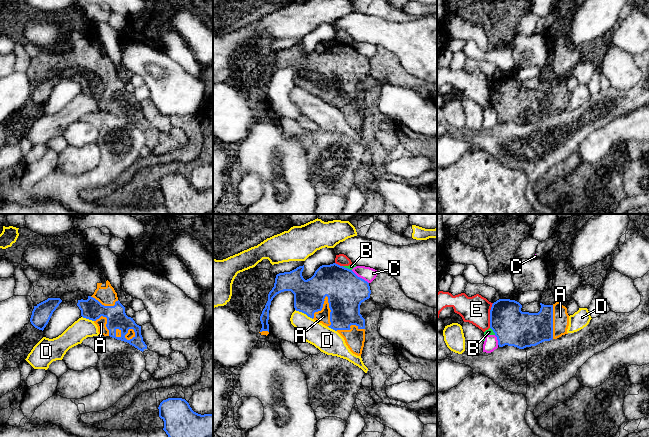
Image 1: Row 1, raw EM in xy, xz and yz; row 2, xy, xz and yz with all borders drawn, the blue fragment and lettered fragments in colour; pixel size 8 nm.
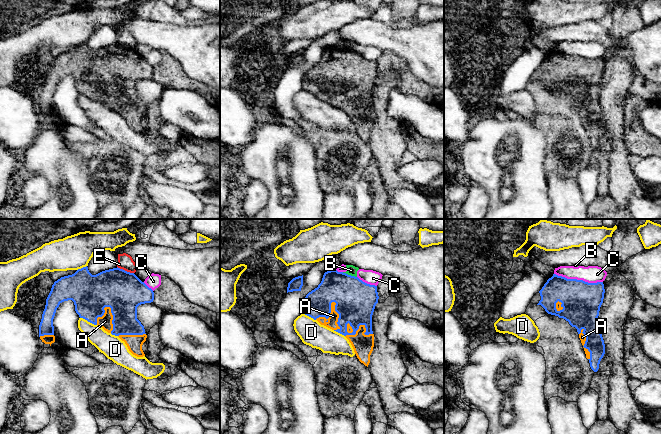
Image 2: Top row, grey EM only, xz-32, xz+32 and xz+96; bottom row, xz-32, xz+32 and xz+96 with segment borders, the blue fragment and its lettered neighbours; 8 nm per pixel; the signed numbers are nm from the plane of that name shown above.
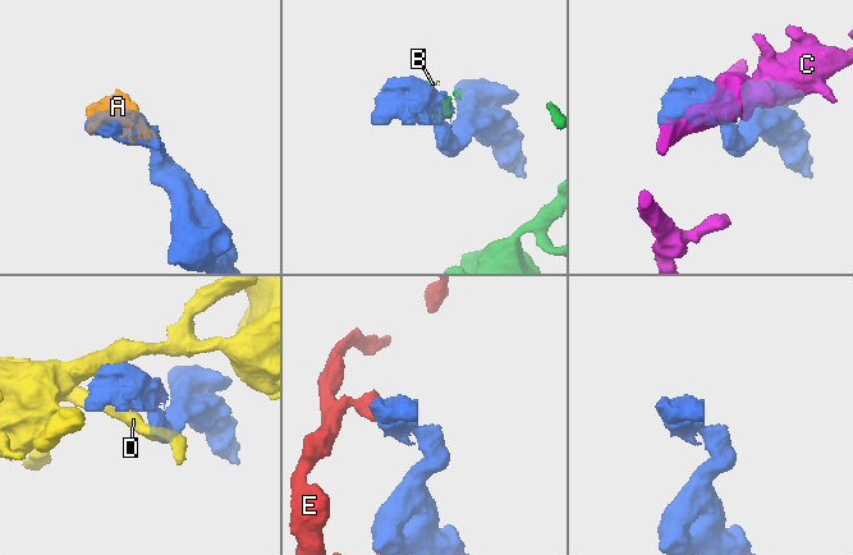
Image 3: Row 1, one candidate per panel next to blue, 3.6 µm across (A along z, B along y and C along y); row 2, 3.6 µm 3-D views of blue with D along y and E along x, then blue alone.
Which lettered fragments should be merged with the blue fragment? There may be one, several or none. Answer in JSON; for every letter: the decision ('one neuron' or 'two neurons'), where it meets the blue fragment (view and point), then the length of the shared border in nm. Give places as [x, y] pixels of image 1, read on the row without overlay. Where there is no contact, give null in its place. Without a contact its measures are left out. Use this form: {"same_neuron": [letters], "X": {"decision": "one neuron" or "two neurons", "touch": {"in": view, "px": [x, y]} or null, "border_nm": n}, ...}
{"same_neuron": ["A"], "A": {"decision": "one neuron", "touch": {"in": "xz", "px": [331, 87]}, "border_nm": 260}, "B": {"decision": "two neurons", "touch": {"in": "yz", "px": [493, 107]}, "border_nm": 80}, "C": {"decision": "two neurons", "touch": {"in": "xz", "px": [359, 53]}, "border_nm": 180}, "D": {"decision": "two neurons", "touch": {"in": "xz", "px": [304, 89]}, "border_nm": 170}, "E": {"decision": "two neurons", "touch": {"in": "yz", "px": [490, 91]}, "border_nm": 200}}

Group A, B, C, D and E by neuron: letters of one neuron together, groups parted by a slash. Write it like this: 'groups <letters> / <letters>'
groups A / B C / D / E

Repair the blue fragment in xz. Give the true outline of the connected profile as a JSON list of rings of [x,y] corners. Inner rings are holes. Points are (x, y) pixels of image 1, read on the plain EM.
[[[336,39],[320,42],[314,51],[305,56],[302,52],[304,41],[290,48],[276,51],[274,63],[268,70],[268,77],[260,92],[262,104],[261,111],[269,110],[269,86],[273,74],[284,67],[294,70],[294,84],[308,93],[337,107],[345,116],[350,127],[361,132],[365,118],[365,95],[360,90],[360,81],[370,74],[369,59],[358,53],[352,46]]]

